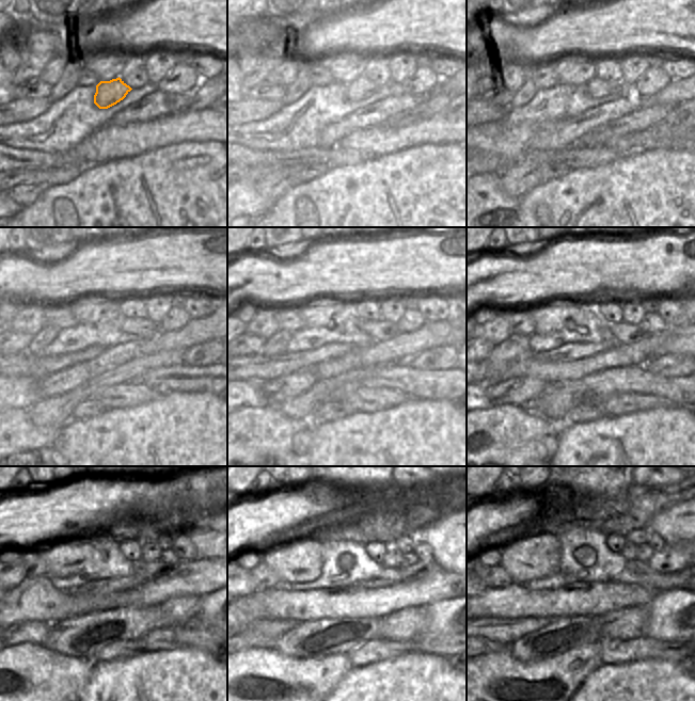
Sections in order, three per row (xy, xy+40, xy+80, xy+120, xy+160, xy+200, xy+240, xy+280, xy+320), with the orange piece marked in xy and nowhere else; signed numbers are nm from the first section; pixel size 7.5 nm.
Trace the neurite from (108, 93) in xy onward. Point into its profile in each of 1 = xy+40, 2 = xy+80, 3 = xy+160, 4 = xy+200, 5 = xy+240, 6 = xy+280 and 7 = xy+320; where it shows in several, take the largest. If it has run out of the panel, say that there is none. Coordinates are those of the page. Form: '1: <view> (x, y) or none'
1: xy+40 (361, 88)
2: xy+80 (597, 88)
3: xy+160 (380, 330)
4: xy+200 (622, 333)
5: xy+240 (148, 571)
6: xy+280 (403, 573)
7: xy+320 (669, 559)

